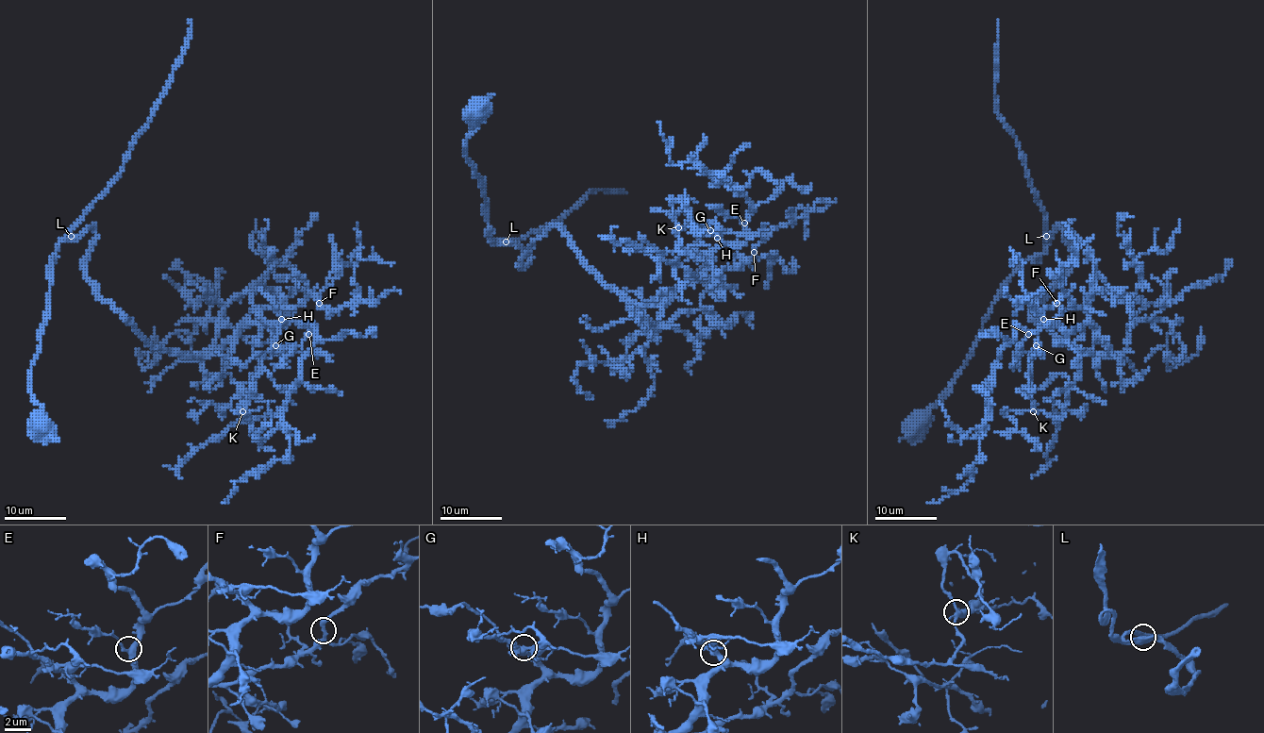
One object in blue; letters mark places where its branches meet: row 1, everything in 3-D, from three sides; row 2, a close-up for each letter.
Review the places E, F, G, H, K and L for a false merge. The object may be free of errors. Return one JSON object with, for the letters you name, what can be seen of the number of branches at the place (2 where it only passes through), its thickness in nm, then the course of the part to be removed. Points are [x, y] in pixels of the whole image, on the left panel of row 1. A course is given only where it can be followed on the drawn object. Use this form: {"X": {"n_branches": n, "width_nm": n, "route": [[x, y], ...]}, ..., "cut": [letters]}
{"cut": []}

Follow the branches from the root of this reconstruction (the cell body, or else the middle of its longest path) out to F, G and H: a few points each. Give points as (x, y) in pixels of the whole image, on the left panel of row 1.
F: (42, 426), (30, 367), (49, 265), (89, 228), (86, 280), (166, 350), (215, 355), (255, 309), (318, 304)
G: (42, 426), (49, 265), (89, 228), (86, 280), (152, 345), (215, 355), (284, 322), (275, 345)
H: (42, 426), (30, 367), (49, 265), (89, 228), (86, 280), (152, 345), (215, 355), (281, 319)

